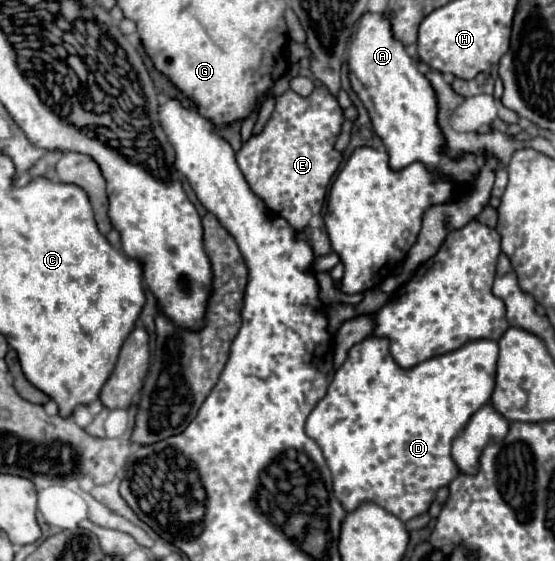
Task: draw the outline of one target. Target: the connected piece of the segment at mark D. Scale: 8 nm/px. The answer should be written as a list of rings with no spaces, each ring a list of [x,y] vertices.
[[[369,335],[351,347],[327,395],[315,405],[305,423],[305,433],[321,447],[333,475],[333,491],[347,511],[353,511],[363,501],[373,501],[401,521],[427,513],[437,489],[459,475],[451,459],[451,443],[471,415],[489,401],[495,387],[497,353],[495,341],[479,339],[453,353],[427,359],[413,369],[403,369],[393,361],[387,337]]]

